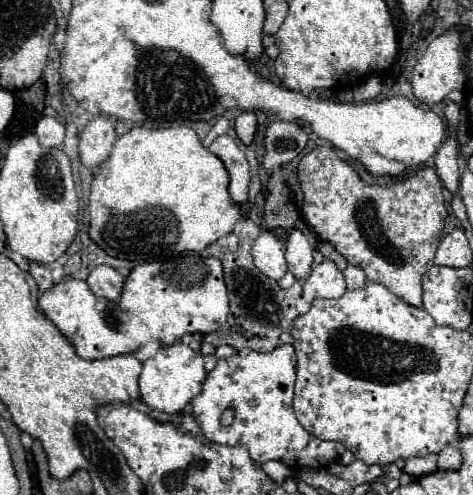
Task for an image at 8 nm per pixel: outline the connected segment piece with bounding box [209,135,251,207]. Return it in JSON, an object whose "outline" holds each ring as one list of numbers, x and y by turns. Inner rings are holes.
{"outline":[[229,135,217,137,209,145,209,151,223,161,223,165,229,173,229,195,231,195,231,199,235,203,239,203,241,207,245,207,251,177,249,177,249,163,247,163,243,151,239,149,239,145]]}

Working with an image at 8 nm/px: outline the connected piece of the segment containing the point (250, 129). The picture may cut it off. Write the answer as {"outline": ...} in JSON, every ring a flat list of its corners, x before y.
{"outline":[[251,111,241,113,241,115,235,119,235,129,237,129,239,139,241,139,245,145,249,145,249,143,255,139,255,133,257,133,257,117,255,117,255,113,251,113]]}

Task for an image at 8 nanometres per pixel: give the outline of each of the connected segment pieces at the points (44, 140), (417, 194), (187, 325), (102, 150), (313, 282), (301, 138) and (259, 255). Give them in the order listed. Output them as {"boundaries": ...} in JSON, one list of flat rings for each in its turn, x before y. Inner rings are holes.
{"boundaries":[[[43,117,37,123,35,133,43,147,59,147,65,139,65,125,61,121,57,121,55,117]],[[315,147,311,153,303,155,297,167,303,205,303,219,317,231,323,241,329,241,347,261,349,265,361,267,367,279,383,283,389,287,399,299,409,305,421,307,421,277,433,267,433,257,441,241,441,233,447,219,447,207,443,199,443,183,433,167,421,167,413,177,397,183,397,185,367,185,361,181,357,171,343,159,337,157,335,149]],[[183,253,163,263,141,263,129,273,119,305,129,315,141,319,151,337,165,345,179,341,185,333,211,333,229,315,229,293,223,281,221,261]],[[95,117,79,135,79,157,89,169,99,167,111,153,117,139,115,127,107,117]],[[325,259,323,263,315,265,311,275,305,279,303,285,303,299,307,303,313,303,313,299,317,297,325,297,325,299,335,299,341,297,345,293,345,279,343,273,337,269,337,265,329,259]],[[289,121,271,123,265,133,263,167,269,173,279,167,285,167,303,153,307,139,309,135,297,123,289,123]],[[263,231,253,245,255,267,267,277,279,281,287,273,285,263,285,243,281,243,273,233]]]}

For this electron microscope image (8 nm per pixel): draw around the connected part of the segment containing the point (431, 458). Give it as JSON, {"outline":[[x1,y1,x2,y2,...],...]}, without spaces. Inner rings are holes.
{"outline":[[427,455,427,457,411,457,405,461,403,471,413,475,413,477,423,477,429,475,437,469,437,455]]}

